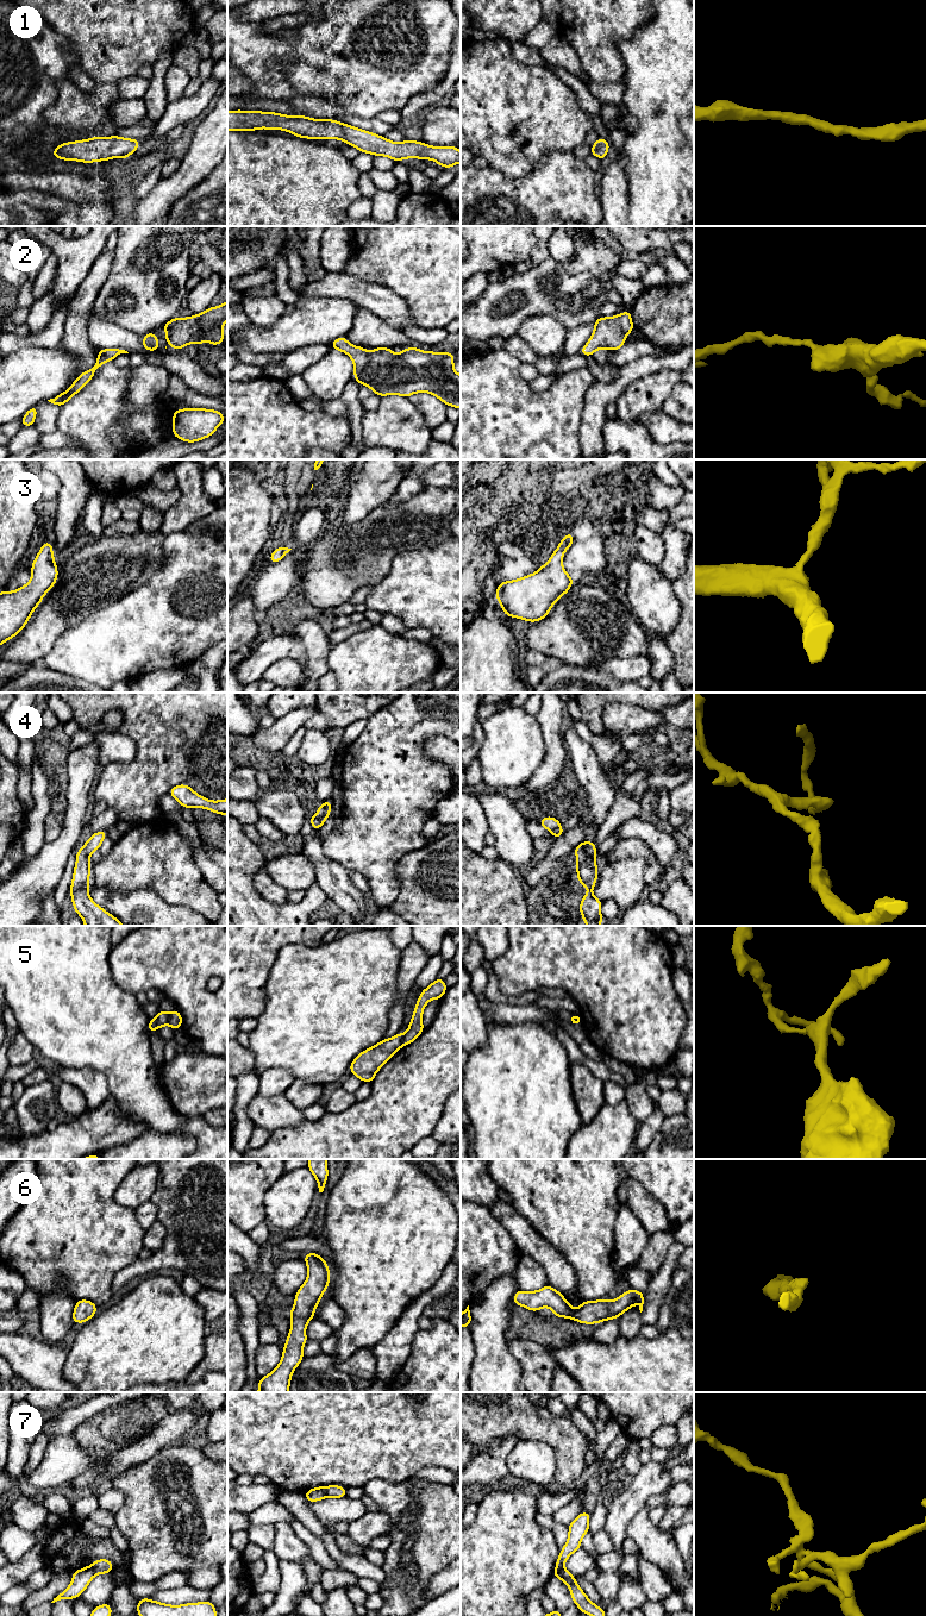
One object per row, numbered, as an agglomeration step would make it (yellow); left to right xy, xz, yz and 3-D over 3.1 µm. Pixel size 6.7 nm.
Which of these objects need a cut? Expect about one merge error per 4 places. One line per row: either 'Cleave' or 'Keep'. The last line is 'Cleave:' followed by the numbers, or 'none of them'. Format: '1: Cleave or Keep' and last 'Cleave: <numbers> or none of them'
1: Keep
2: Keep
3: Keep
4: Keep
5: Cleave
6: Keep
7: Cleave
Cleave: 5, 7

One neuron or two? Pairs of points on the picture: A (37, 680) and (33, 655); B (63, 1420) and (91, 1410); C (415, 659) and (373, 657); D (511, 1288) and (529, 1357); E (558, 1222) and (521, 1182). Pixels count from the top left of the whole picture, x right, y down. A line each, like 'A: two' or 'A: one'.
A: two
B: one
C: one
D: two
E: one

